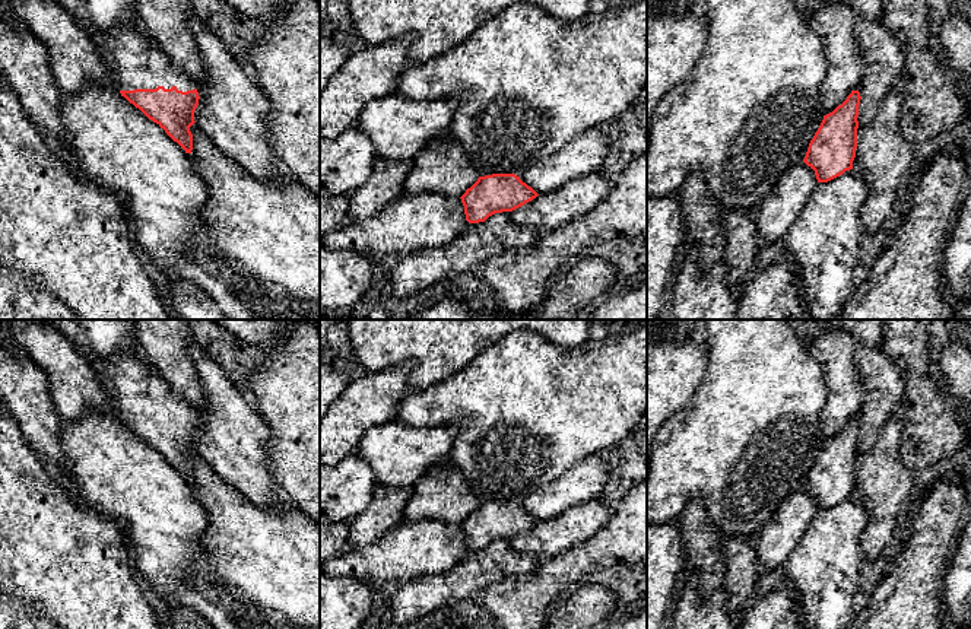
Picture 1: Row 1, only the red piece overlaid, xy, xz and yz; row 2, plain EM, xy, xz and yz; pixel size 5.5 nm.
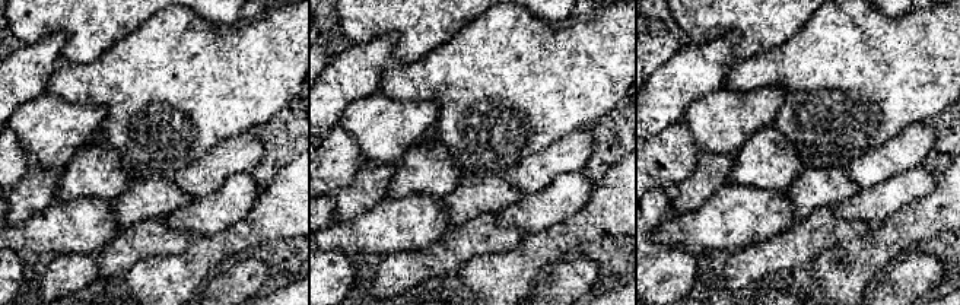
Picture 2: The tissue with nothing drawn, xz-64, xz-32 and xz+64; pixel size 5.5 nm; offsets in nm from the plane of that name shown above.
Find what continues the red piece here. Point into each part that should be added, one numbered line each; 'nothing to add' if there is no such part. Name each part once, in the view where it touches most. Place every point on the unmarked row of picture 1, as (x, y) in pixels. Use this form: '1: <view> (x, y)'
1: xy (133, 387)

